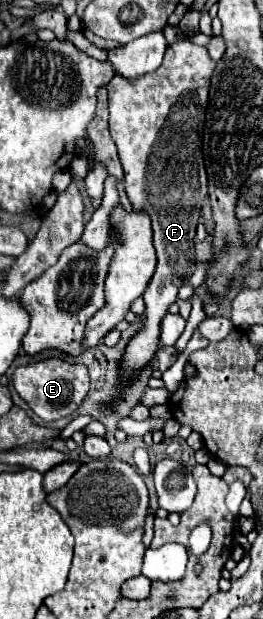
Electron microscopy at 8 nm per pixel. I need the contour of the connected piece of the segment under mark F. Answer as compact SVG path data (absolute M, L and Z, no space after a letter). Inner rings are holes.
M189 39L177 41L167 47L165 59L159 69L141 75L139 79L123 79L123 75L115 75L109 89L109 131L117 145L119 159L125 171L125 191L135 209L145 209L153 221L153 245L157 249L157 269L151 277L143 299L145 299L145 319L143 329L137 331L121 357L121 385L125 387L133 381L141 369L145 369L159 351L159 335L161 321L169 311L169 305L175 303L177 291L181 285L189 281L195 271L195 229L199 223L201 201L207 197L207 175L201 153L201 135L205 123L205 107L209 95L209 79L215 69L215 61L209 57L207 49L191 43Z

